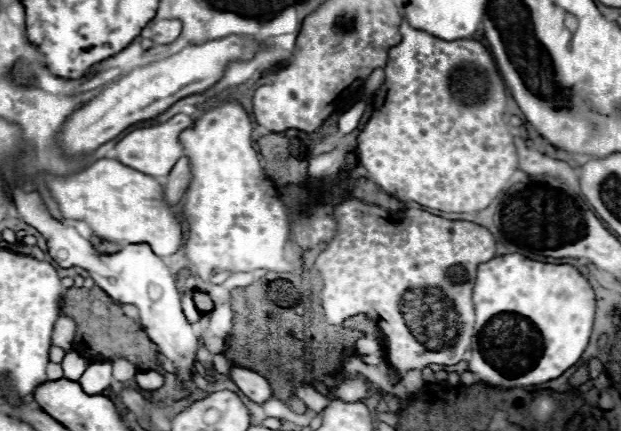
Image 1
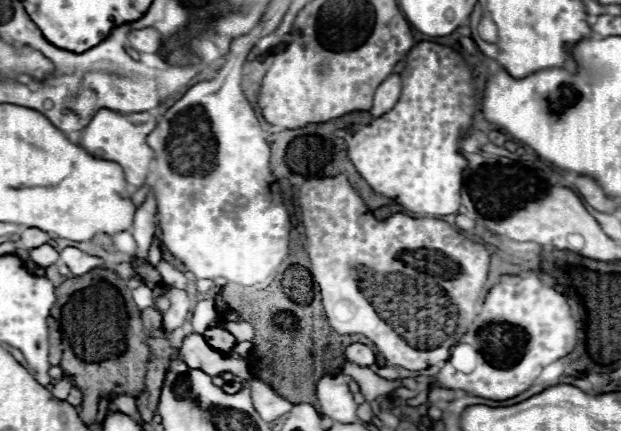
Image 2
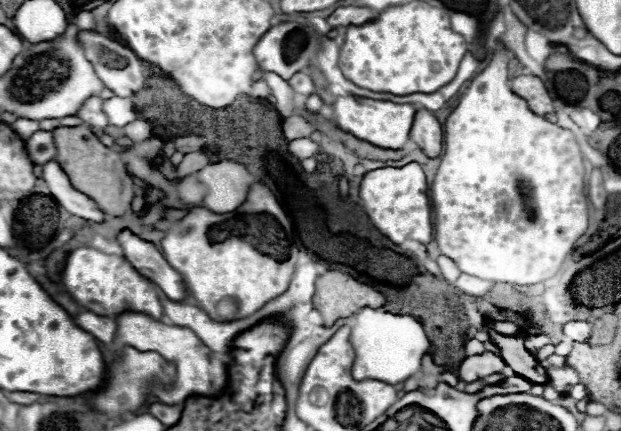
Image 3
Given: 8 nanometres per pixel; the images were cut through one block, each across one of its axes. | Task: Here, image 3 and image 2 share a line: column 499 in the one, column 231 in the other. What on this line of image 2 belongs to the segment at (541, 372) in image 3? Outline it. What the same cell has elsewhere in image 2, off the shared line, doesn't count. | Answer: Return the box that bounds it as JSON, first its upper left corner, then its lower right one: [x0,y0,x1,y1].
[202,324,236,354]

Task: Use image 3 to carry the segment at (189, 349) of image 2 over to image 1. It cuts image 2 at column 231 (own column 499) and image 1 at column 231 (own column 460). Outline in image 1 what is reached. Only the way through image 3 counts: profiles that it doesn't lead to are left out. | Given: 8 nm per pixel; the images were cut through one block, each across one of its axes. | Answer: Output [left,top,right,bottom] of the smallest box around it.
[228,364,272,404]

